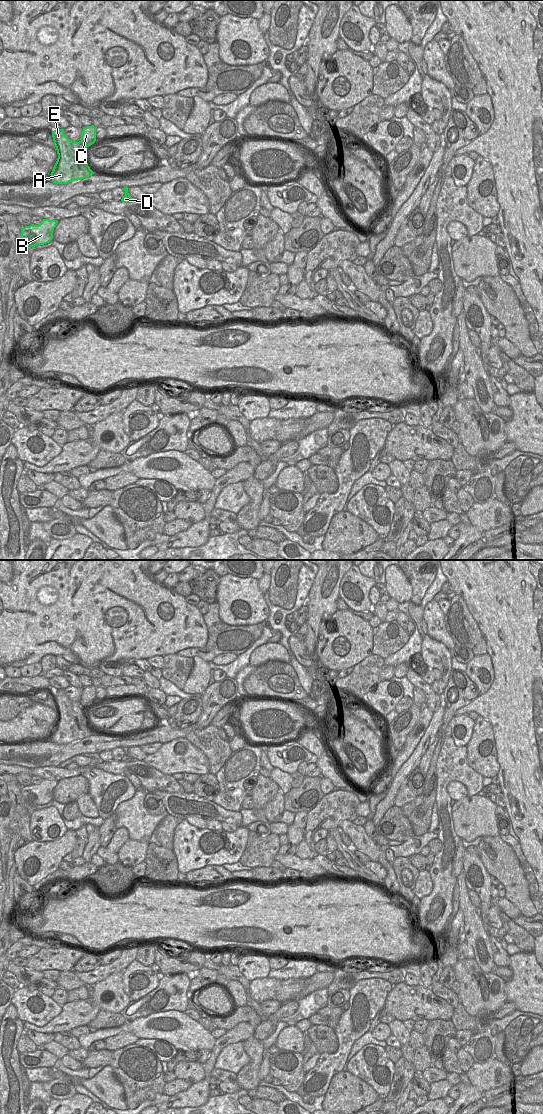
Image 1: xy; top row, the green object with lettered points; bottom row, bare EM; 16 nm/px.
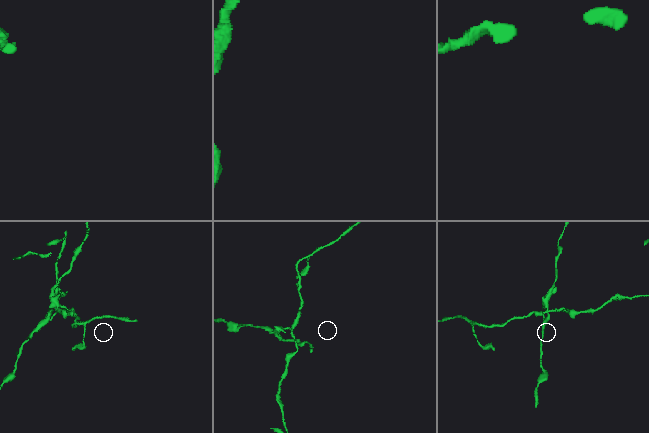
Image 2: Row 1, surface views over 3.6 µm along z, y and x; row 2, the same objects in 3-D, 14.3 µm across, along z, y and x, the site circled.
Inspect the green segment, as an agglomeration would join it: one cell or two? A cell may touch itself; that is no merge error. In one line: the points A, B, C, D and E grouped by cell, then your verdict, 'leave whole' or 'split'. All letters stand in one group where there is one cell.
A B C E / D | split

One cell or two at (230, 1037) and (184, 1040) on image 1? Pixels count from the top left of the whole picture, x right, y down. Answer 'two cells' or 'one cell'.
two cells

